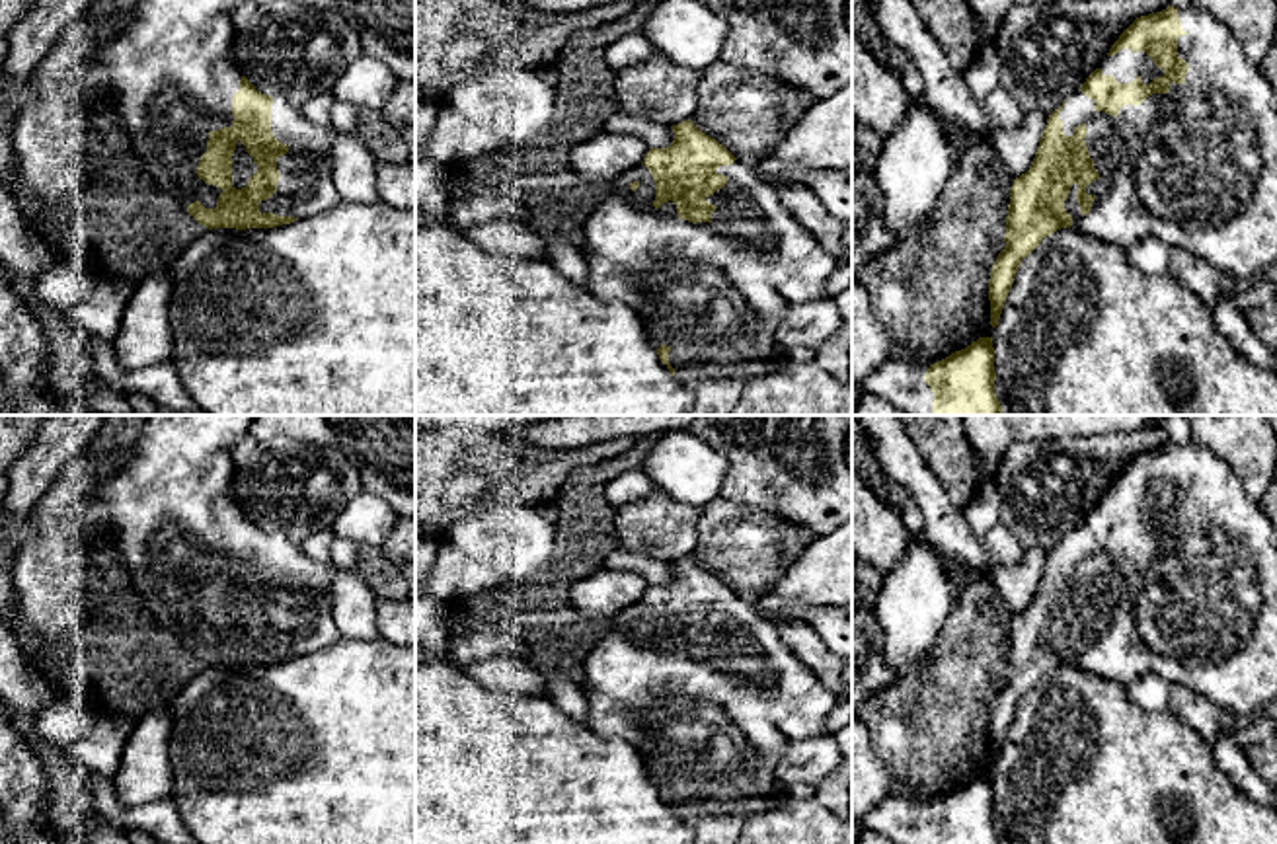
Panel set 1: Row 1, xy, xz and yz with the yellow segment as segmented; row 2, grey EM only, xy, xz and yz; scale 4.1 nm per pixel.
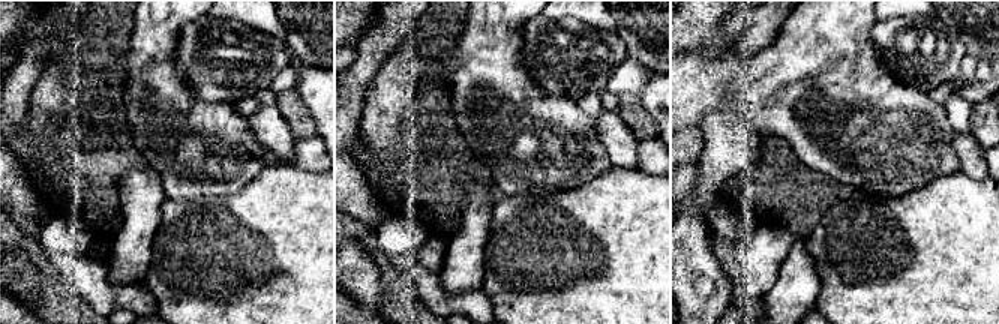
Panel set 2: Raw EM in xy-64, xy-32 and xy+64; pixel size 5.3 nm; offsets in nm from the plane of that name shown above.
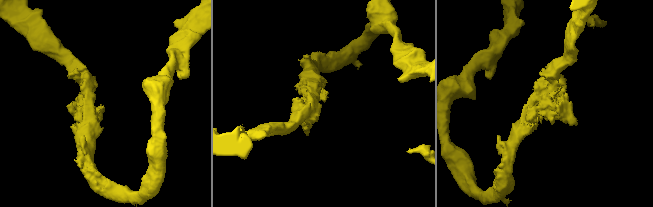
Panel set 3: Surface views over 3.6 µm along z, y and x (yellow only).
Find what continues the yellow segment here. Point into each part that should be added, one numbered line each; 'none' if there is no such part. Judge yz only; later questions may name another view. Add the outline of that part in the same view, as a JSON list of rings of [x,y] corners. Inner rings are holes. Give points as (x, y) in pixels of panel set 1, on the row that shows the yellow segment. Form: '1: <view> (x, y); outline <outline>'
1: yz (901, 383); outline [[[891,355],[858,386],[858,394],[887,400],[909,415],[932,415],[934,392],[924,382],[928,368],[930,364]]]

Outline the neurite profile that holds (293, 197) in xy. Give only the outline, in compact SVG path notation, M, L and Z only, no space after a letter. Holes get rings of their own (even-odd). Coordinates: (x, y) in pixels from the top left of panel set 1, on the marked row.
M273 97L271 133L289 152L277 158L277 191L259 203L259 212L306 218L337 205L341 195L328 158L333 142L329 127L310 125L300 109Z

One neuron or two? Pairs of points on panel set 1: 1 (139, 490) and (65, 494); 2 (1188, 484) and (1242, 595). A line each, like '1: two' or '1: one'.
1: two
2: one

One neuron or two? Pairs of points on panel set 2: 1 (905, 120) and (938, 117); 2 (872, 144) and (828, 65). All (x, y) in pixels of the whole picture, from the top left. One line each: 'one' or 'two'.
1: one
2: one

